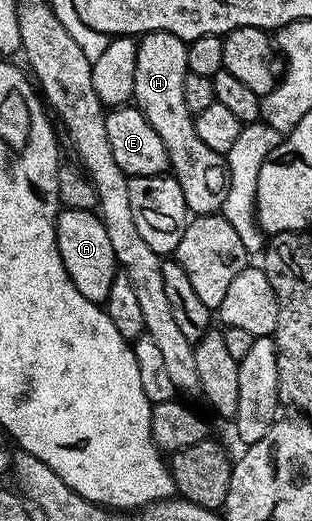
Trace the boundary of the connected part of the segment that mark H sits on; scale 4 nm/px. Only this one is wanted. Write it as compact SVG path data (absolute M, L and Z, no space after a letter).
M151 32L144 34L137 46L135 55L135 91L133 101L137 110L155 127L159 139L163 139L163 147L167 147L169 156L169 169L171 176L179 183L183 191L186 210L193 215L206 213L220 214L223 207L223 199L227 199L227 187L229 186L229 162L219 151L211 151L203 139L199 139L199 131L195 131L193 122L194 114L187 111L187 103L183 100L183 79L188 75L186 42L178 39L169 32Z

